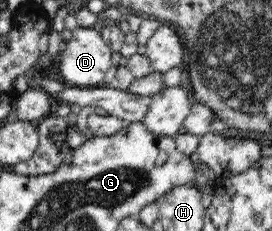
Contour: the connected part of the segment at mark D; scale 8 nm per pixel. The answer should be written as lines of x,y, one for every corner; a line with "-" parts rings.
77,26
66,43
66,49
56,57
61,80
79,88
101,87
104,85
105,73
113,65
112,52
100,34
99,26

